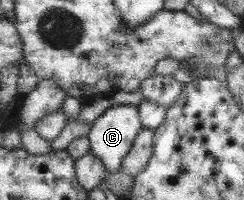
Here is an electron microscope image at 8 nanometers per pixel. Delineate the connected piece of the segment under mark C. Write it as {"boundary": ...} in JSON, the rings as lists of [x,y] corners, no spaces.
{"boundary":[[[138,105],[111,107],[89,130],[92,154],[107,166],[111,174],[119,172],[143,128]]]}

